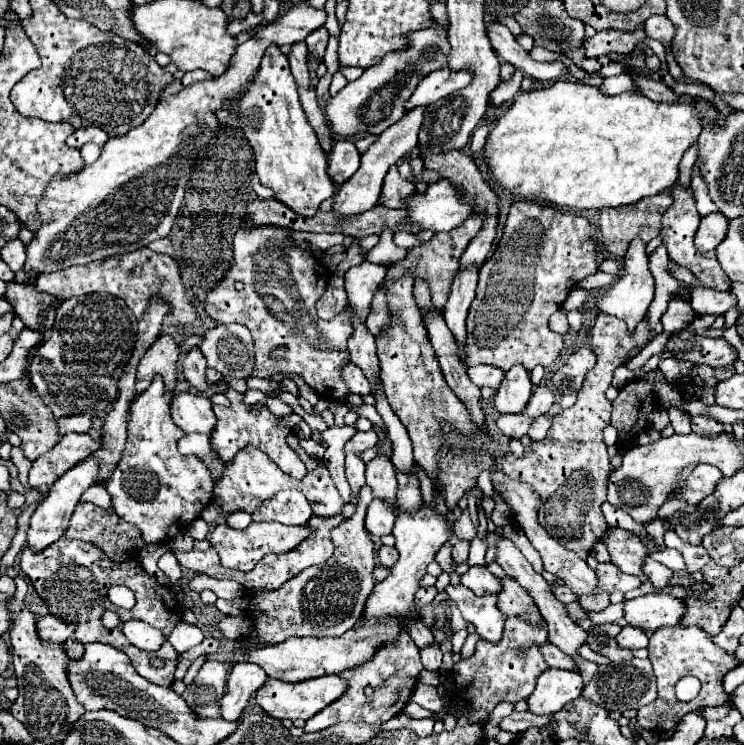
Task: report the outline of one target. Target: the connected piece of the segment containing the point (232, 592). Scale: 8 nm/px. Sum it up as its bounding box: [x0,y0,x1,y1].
[190,574,244,600]

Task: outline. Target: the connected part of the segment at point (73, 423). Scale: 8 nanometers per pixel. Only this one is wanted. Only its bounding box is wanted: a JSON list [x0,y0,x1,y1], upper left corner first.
[58,414,92,434]

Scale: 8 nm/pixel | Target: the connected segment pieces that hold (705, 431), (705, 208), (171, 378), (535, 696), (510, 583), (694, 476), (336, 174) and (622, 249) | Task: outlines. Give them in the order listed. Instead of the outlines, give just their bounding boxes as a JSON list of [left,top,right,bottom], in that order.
[[692,416,724,436],[692,166,718,216],[134,336,180,396],[528,668,582,714],[498,578,544,626],[670,464,722,504],[328,140,360,184],[600,192,674,258]]

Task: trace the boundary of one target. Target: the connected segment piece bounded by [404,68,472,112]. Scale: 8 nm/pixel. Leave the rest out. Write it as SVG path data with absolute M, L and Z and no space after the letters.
M448 68L436 70L432 74L428 74L412 92L412 96L408 98L408 102L404 102L404 110L414 110L418 106L428 106L434 104L440 98L450 96L452 92L464 88L470 82L472 74L470 70L462 70L462 72L450 72Z

